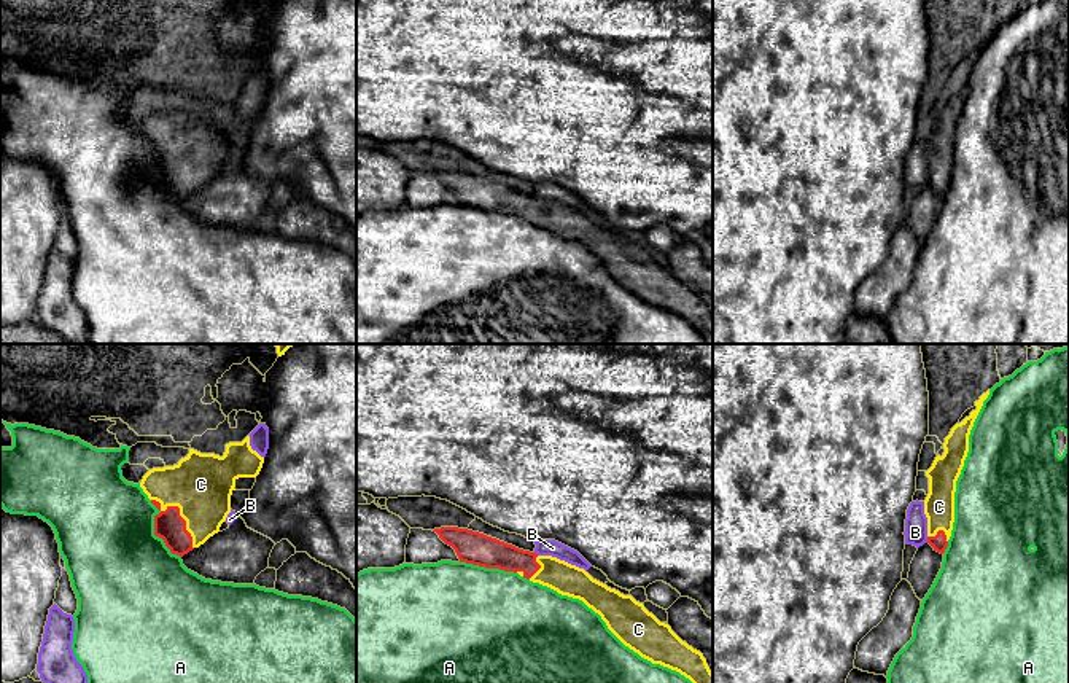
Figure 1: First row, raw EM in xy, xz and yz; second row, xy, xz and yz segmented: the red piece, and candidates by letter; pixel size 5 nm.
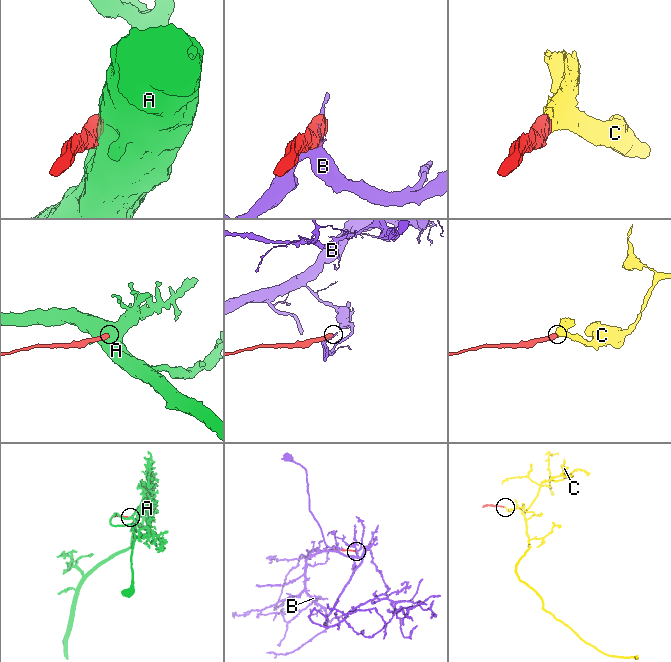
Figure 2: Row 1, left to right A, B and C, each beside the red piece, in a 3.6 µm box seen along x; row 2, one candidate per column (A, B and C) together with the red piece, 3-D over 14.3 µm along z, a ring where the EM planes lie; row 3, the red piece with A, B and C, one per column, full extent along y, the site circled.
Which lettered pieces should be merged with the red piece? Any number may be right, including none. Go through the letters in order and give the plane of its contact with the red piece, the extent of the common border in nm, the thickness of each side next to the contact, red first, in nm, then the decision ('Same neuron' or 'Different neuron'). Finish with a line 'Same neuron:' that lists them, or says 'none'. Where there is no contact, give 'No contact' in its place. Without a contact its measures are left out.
A: Touches red in xy. Shared border 340 nm. Thickness 150 nm (red) against 500 nm. Different neuron
B: Touches red in yz. Shared border 30 nm. Thickness 80 nm (red) against 110 nm. Different neuron
C: Touches red in xy. Shared border 340 nm. Thickness 150 nm (red) against 320 nm. Same neuron
Same neuron: C

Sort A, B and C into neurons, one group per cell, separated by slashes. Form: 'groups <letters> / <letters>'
groups A / B / C

